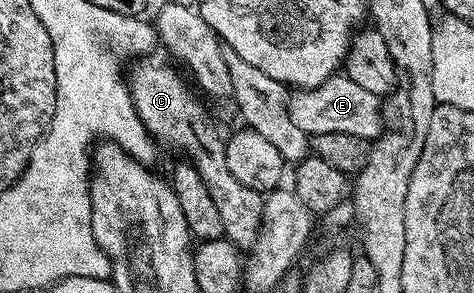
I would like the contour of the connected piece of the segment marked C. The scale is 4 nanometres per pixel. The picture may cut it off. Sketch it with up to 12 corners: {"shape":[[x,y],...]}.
{"shape":[[167,64],[127,71],[158,148],[203,177],[224,238],[252,247],[265,195],[227,169],[208,109]]}

